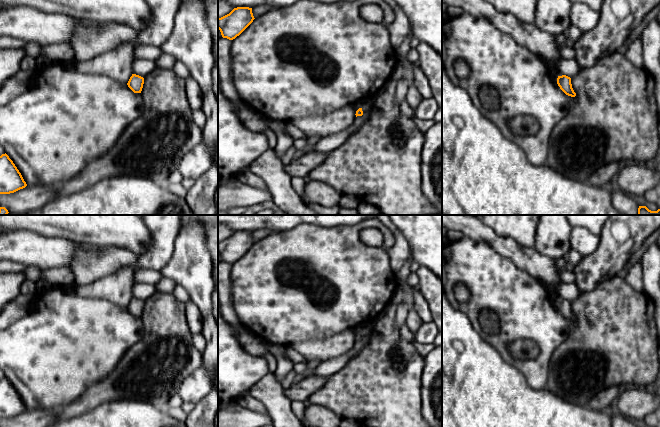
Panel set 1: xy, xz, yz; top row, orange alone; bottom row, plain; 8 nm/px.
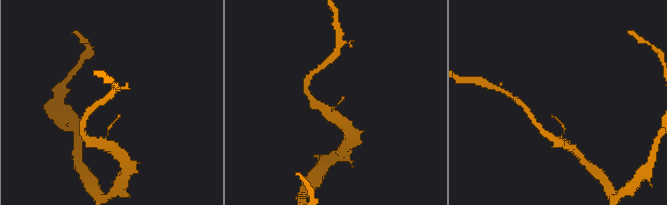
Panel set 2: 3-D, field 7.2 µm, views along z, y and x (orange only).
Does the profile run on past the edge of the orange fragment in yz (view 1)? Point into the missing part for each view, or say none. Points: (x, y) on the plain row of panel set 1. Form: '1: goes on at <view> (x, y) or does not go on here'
1: does not go on here

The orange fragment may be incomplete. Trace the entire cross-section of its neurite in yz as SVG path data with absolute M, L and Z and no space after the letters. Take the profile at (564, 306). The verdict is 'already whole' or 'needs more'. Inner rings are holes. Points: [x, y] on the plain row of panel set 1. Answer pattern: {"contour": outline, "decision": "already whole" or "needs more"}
{"contour": "M566 299L558 300L557 308L560 311L560 313L566 319L571 320L571 321L575 321L576 320L576 317L574 316L574 314L572 312L571 302L570 301L568 301Z", "decision": "already whole"}

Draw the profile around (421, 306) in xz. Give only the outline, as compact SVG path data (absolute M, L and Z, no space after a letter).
M416 290L413 295L414 309L419 315L420 319L426 323L432 321L432 313L430 311L428 302L423 295Z

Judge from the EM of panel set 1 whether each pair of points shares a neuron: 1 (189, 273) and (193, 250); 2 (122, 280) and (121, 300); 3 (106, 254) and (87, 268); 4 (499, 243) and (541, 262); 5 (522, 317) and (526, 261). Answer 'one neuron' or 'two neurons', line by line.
1: one neuron
2: one neuron
3: one neuron
4: one neuron
5: two neurons

